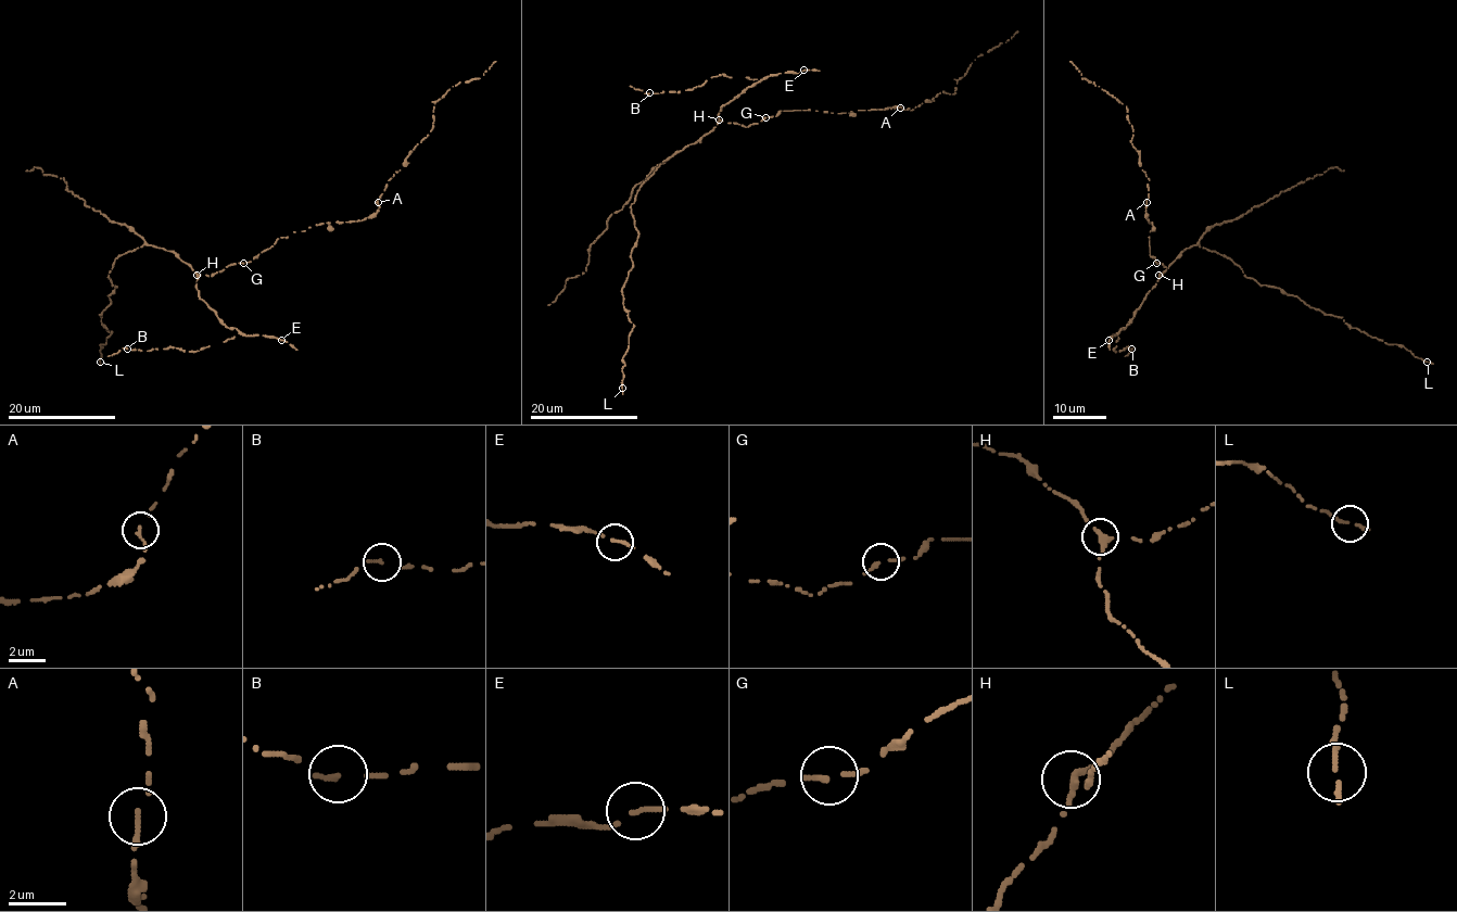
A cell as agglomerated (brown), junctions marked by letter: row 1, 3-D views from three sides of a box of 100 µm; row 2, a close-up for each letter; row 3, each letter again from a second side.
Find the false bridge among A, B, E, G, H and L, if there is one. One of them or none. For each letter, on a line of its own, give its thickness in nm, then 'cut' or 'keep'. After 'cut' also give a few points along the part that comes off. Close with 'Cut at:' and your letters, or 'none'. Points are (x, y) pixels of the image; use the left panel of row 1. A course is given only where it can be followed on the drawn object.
A: 200 nm thick; keep
B: 180 nm thick; keep
E: 200 nm thick; keep
G: 240 nm thick; keep
H: 400 nm thick; keep
L: 240 nm thick; keep
Cut at: none

